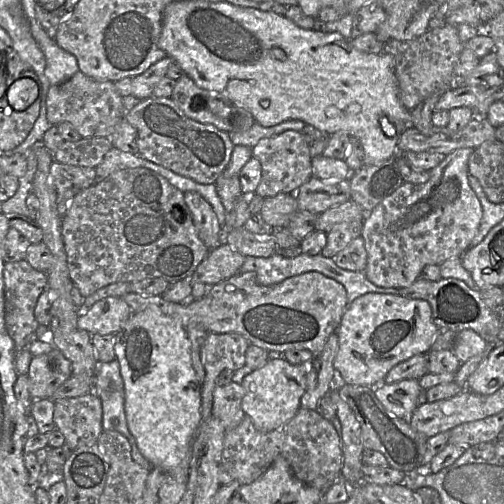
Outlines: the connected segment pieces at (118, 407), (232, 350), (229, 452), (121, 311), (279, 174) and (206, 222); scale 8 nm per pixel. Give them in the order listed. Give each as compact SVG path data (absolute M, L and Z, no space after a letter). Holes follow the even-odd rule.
M116 359L98 364L94 375L93 393L100 398L102 403L103 430L115 430L124 435L131 446L132 459L142 468L151 470L153 466L140 453L136 441L127 427L124 409L124 383L119 362ZM114 418L119 420L116 426L112 424Z
M234 332L208 334L205 344L205 379L201 389L202 422L212 416L213 392L218 375L224 370L235 372L242 368L249 344L246 338Z
M299 408L297 414L283 426L270 432L258 431L251 418L244 416L234 429L225 432L220 462L221 485L237 481L241 485L259 479L278 456L283 456L293 475L303 483L325 493L341 476L343 452L341 436L333 423L316 410Z
M109 296L82 311L77 325L90 335L115 335L132 313L130 306L121 297Z
M286 130L277 135L260 139L252 147L252 156L257 158L261 165L261 180L255 190L255 194L262 198L273 197L280 193L296 193L298 188L313 176L312 157L300 131Z
M197 192L183 193L201 241L209 250L217 248L223 242L223 231L212 206Z

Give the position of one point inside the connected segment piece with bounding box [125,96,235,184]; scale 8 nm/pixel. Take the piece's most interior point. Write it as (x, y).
(165, 135)

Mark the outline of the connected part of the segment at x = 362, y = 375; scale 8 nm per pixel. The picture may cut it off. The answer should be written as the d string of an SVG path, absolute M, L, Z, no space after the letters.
M367 293L358 297L347 306L337 329L338 350L334 359L336 382L369 387L380 385L389 370L398 363L416 354L427 354L438 330L432 321L431 306L425 300L380 293Z

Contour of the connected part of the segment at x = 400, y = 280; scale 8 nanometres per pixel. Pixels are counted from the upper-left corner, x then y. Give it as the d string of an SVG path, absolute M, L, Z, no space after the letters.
M461 148L445 155L442 162L430 170L430 178L427 182L414 184L404 181L392 194L382 200L382 202L380 202L371 212L367 213L363 222L361 237L365 242L365 249L367 252L367 265L364 274L370 282L385 288L409 287L419 278L419 275L425 266L441 265L443 262L451 258L461 257L470 247L471 241L478 231L482 218L481 203L468 181L468 160L473 150L474 149L472 148Z

